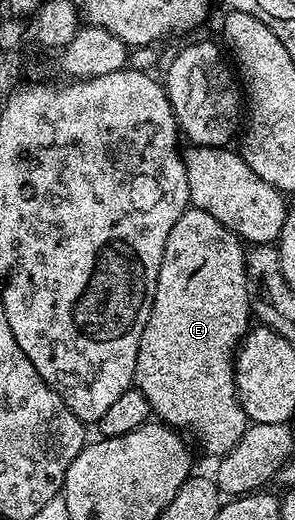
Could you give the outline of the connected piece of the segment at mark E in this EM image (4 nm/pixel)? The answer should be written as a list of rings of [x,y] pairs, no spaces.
[[[195,207],[187,209],[166,235],[150,319],[138,343],[135,388],[146,395],[146,403],[163,424],[196,440],[213,459],[230,452],[250,424],[236,394],[236,350],[250,328],[248,317],[250,321],[254,313],[245,256],[245,242],[222,227],[214,215]]]

